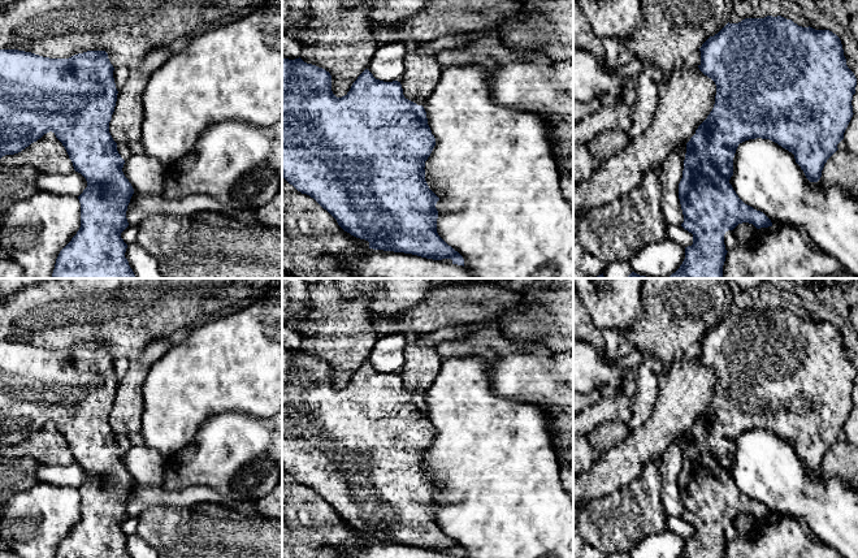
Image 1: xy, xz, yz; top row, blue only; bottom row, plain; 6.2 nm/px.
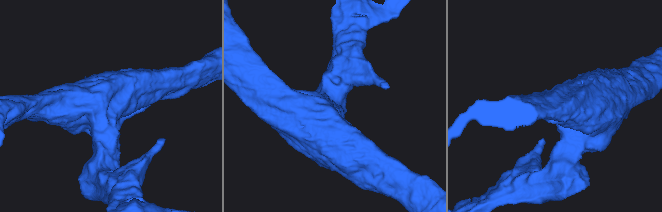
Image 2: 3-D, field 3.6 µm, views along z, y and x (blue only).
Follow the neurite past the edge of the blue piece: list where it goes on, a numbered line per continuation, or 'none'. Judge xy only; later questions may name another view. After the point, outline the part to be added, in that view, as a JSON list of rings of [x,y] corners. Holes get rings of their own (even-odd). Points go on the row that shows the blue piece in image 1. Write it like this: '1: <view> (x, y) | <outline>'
1: xy (125, 151) | [[[117,144],[117,151],[118,151],[118,153],[121,155],[121,157],[124,160],[127,160],[131,156],[131,153],[133,153],[130,147],[127,147],[125,144]]]

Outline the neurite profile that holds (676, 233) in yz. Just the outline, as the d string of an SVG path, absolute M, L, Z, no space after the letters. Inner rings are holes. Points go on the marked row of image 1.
M667 225L667 235L671 241L688 247L693 245L693 234L685 230L681 225Z

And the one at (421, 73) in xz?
M417 46L407 48L403 64L400 85L404 98L417 105L424 105L439 82L443 68L436 55L428 55Z

